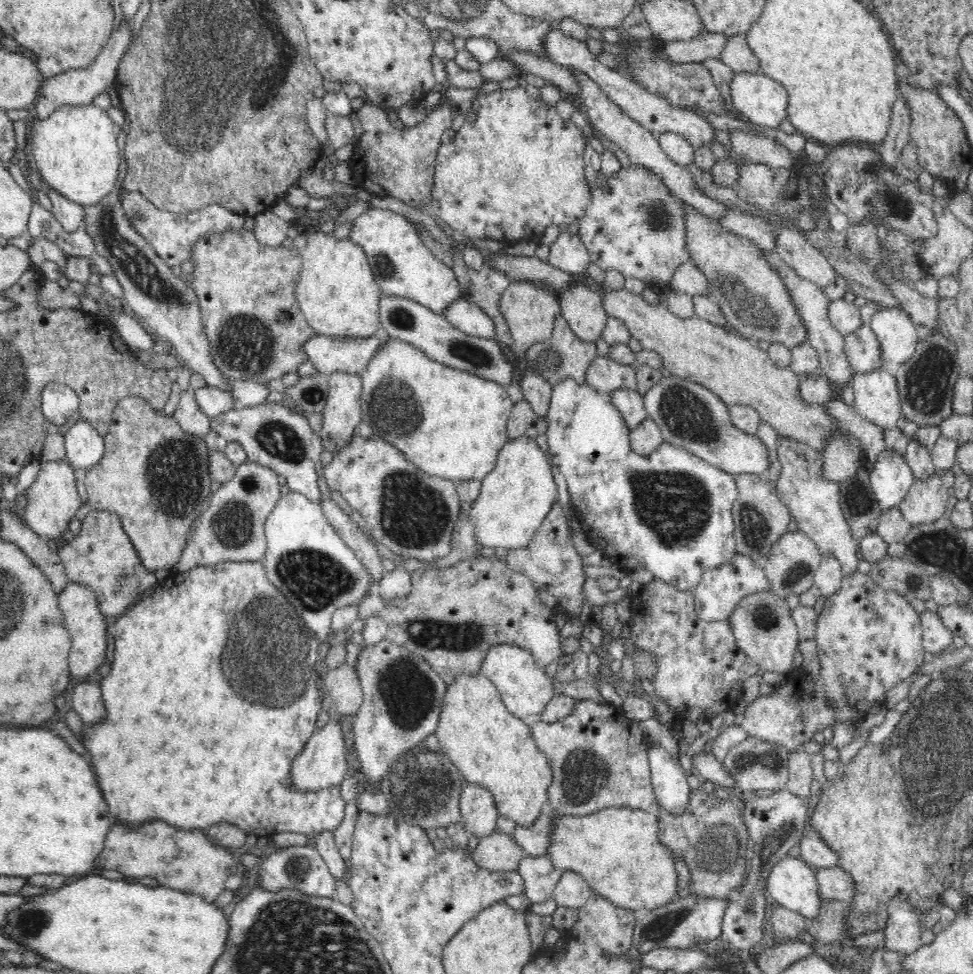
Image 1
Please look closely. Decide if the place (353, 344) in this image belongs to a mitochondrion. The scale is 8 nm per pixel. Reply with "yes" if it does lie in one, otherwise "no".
no

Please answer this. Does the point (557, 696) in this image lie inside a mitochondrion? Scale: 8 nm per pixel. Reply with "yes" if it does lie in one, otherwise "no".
no

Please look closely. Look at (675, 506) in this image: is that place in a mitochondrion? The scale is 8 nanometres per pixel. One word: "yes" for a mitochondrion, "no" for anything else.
yes

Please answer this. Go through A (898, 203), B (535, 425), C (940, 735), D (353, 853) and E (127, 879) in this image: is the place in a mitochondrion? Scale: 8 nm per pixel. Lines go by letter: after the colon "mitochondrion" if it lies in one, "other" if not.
A: mitochondrion
B: other
C: mitochondrion
D: other
E: other

